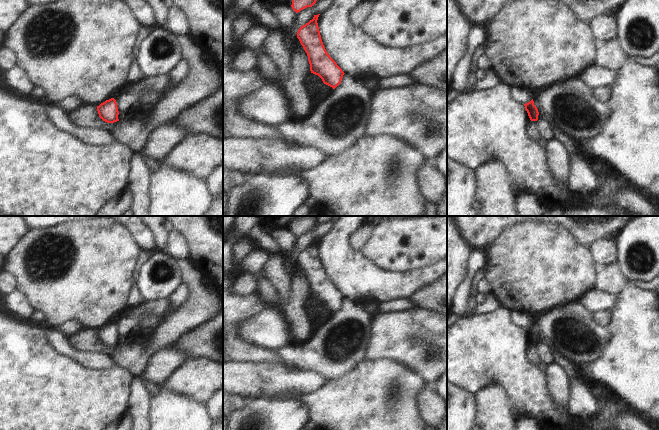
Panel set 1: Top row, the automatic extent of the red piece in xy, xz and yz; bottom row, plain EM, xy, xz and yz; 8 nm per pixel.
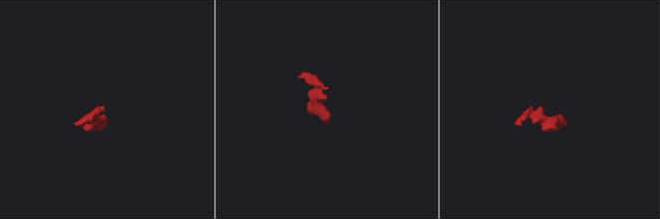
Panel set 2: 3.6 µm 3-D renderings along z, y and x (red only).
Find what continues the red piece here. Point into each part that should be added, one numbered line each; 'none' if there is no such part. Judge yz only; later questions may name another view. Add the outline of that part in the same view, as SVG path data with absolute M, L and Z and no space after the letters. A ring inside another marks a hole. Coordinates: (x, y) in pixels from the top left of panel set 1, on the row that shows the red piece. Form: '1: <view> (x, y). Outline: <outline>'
none.

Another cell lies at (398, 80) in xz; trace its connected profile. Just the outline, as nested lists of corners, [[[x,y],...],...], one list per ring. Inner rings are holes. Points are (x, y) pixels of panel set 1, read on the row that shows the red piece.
[[[395,74],[393,76],[381,78],[377,82],[377,88],[383,90],[386,88],[399,88],[414,84],[417,84],[416,79],[414,79],[410,74]]]

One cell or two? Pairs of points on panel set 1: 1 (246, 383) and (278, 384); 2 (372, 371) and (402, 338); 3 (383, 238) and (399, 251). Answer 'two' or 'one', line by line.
1: one
2: two
3: one

